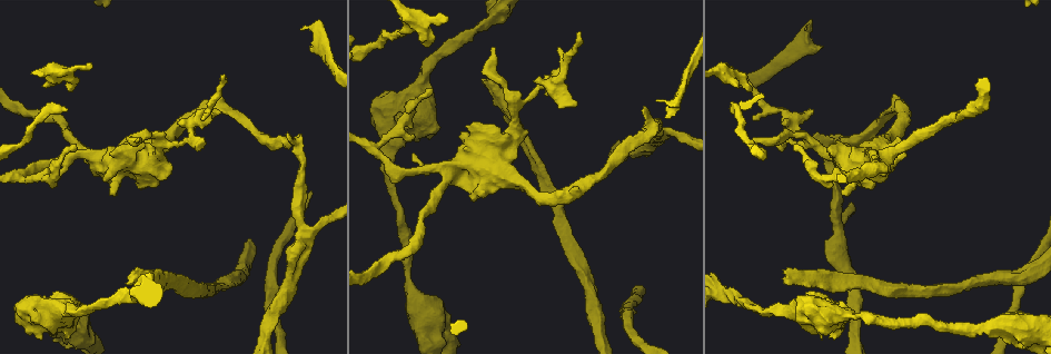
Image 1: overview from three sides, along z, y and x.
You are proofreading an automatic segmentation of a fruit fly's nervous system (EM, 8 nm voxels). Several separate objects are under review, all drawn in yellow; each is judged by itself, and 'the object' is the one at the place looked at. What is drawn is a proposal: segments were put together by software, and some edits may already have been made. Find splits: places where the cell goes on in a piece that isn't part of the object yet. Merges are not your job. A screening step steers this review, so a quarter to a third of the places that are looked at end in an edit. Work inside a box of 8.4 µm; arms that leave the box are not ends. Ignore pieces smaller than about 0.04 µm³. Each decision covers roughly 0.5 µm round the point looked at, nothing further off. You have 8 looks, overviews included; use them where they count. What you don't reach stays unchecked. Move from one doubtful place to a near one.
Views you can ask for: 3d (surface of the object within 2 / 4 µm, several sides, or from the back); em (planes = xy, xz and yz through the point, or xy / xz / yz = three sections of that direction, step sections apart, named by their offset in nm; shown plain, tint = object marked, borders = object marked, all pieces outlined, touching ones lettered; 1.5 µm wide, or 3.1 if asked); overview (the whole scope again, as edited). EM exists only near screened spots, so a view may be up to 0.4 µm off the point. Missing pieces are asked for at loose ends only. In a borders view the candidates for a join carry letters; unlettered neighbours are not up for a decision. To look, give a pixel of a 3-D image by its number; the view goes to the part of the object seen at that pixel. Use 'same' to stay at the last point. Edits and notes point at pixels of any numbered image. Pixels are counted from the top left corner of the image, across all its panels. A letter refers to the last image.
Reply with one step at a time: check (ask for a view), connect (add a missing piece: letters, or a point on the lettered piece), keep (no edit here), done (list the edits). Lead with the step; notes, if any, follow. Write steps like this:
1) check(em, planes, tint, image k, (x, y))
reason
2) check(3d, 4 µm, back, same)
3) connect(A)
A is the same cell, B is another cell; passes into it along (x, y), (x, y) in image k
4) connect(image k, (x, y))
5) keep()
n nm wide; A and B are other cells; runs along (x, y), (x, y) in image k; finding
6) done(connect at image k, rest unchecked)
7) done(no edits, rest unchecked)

check(em, xy, step 4, plain, image 1, (217, 113))
free end

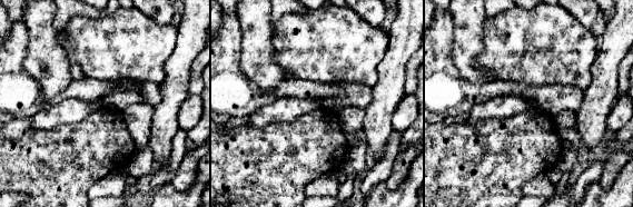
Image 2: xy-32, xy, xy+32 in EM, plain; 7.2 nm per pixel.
check(em, xy, step 4, borders, same)
see the neighbours

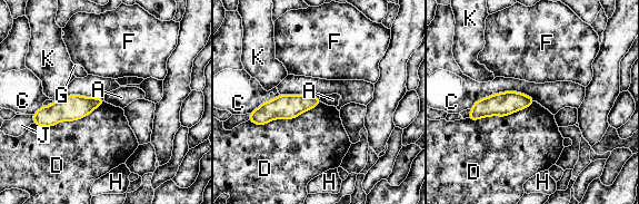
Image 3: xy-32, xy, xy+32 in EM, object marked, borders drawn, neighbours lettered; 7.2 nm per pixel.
keep()
170 nm wide; D touches over 550 nm; A, C, D, F, G, H, J and K are other cells; none of them fits

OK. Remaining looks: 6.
check(3d, 4 µm, back, image 1, (76, 146))
free end

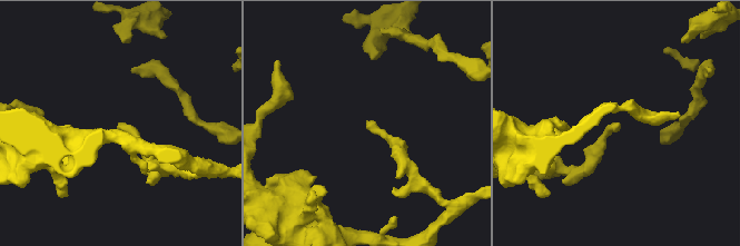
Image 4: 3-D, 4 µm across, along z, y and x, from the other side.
check(em, xz, step 8, tint, image 4, (619, 125))
shape alone is not enough

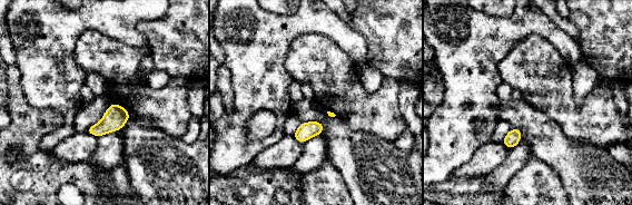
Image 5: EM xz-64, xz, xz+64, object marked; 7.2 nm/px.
check(em, xy, step 4, borders, same)
another direction

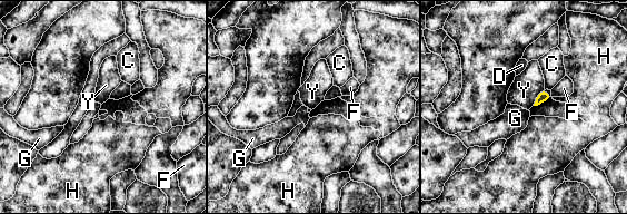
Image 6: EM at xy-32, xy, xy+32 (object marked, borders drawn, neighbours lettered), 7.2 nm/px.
keep()
Y touches over 150 nm; C, D, F, G, H and Y are other cells; none of them fits

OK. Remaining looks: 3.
check(3d, 2 µm, image 1, (482, 81))
branch stops here

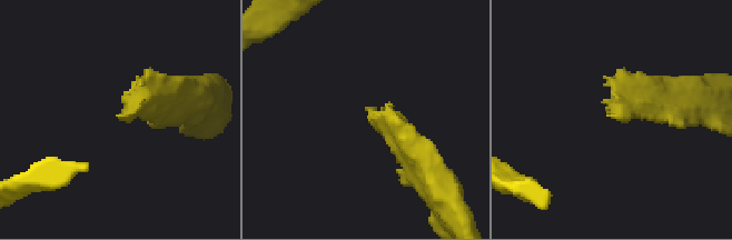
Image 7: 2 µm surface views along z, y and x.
check(em, xz, step 4, tint, image 7, (121, 113))

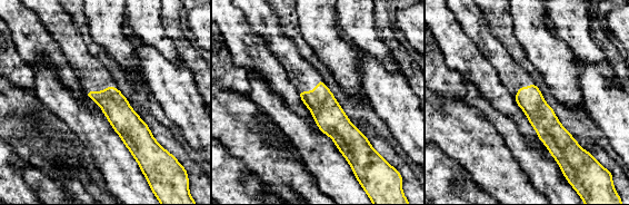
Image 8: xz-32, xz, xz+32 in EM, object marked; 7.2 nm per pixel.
check(em, planes, borders, same)
cut it another way

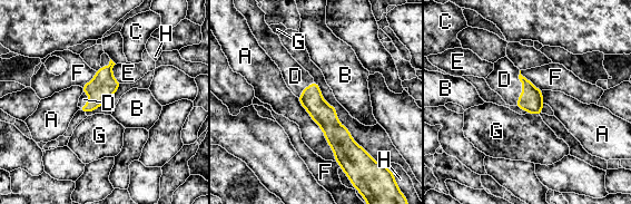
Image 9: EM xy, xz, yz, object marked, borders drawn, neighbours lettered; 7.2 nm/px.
connect(D)
D is the same cell, A, B, C, E, F, G and H are other cells; passes into it along (531, 99), (523, 88), (504, 79) in image 9; it goes on there

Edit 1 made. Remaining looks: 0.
done(connect at image 9, rest unchecked)

